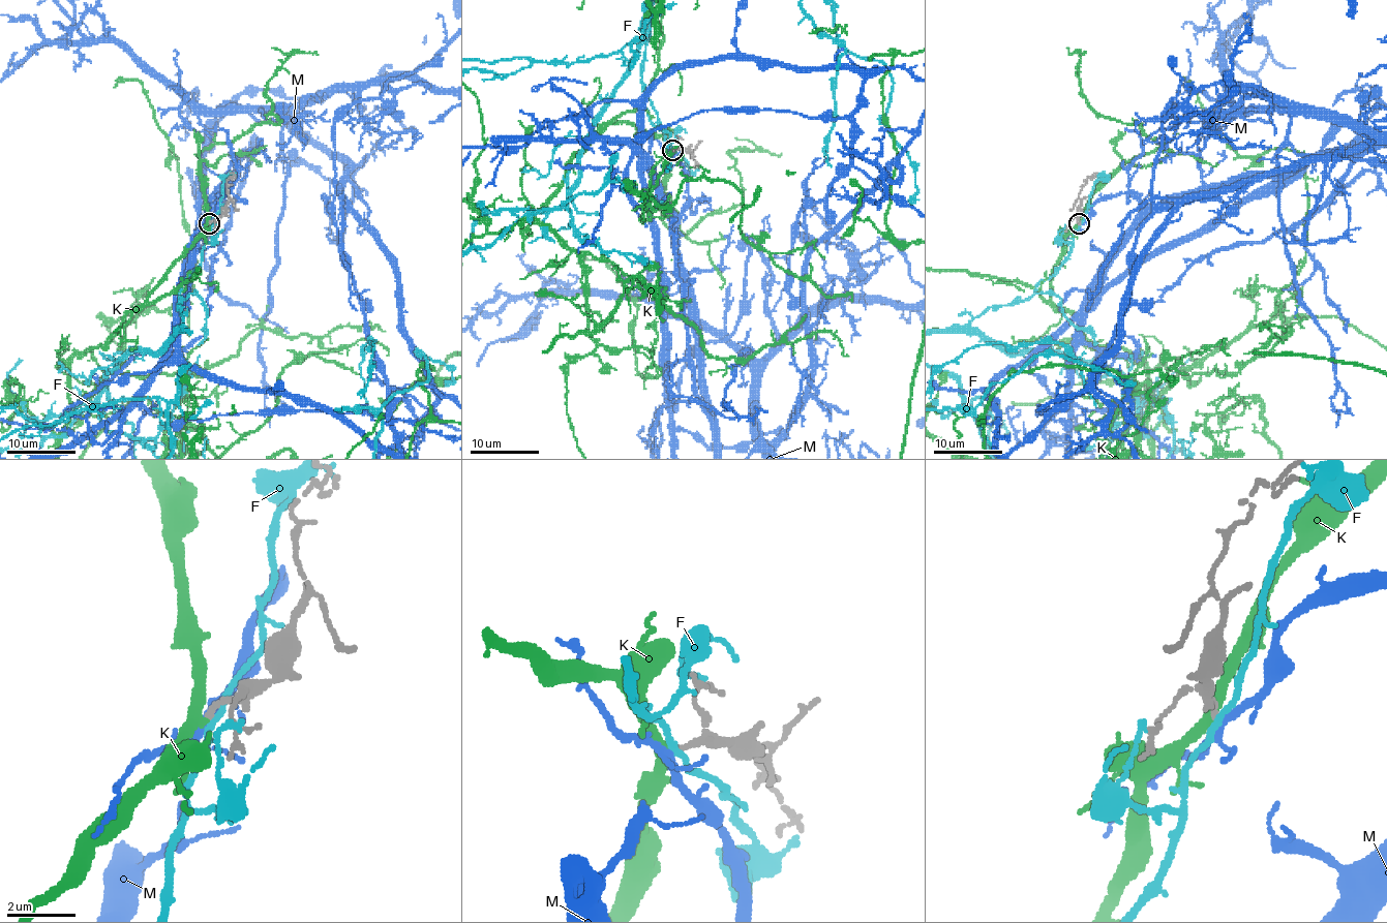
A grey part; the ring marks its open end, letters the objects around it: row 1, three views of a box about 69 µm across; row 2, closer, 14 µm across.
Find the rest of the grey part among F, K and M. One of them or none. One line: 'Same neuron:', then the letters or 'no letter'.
Same neuron: K

